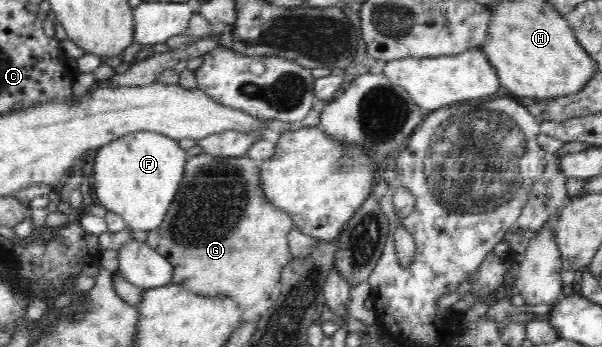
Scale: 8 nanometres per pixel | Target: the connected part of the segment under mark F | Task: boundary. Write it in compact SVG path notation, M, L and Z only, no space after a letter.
M136 131L112 140L111 143L100 146L94 157L92 180L96 197L108 212L120 215L131 230L148 232L154 230L163 223L172 201L180 190L187 159L186 150L180 147L178 140L168 138L155 131Z

